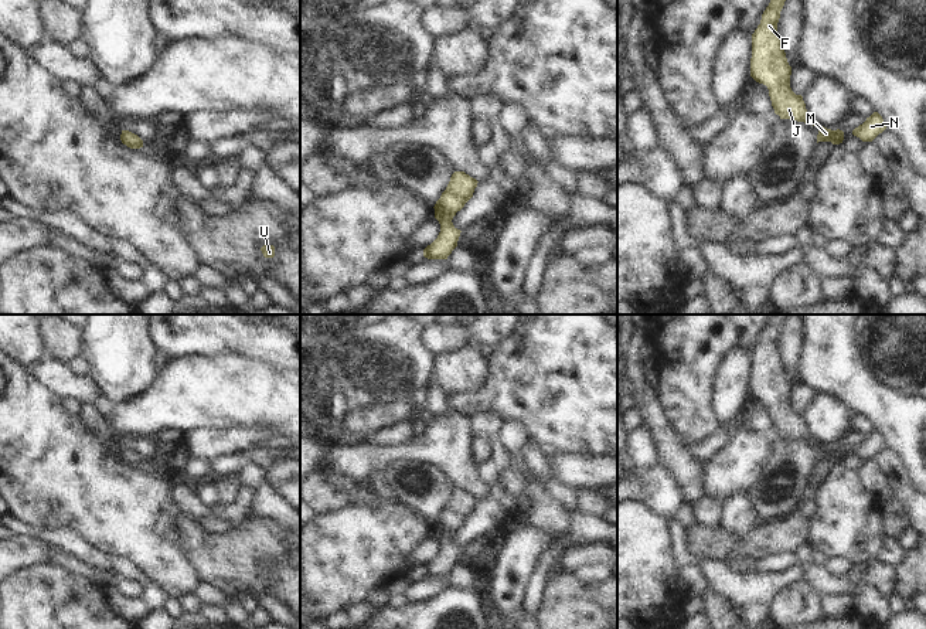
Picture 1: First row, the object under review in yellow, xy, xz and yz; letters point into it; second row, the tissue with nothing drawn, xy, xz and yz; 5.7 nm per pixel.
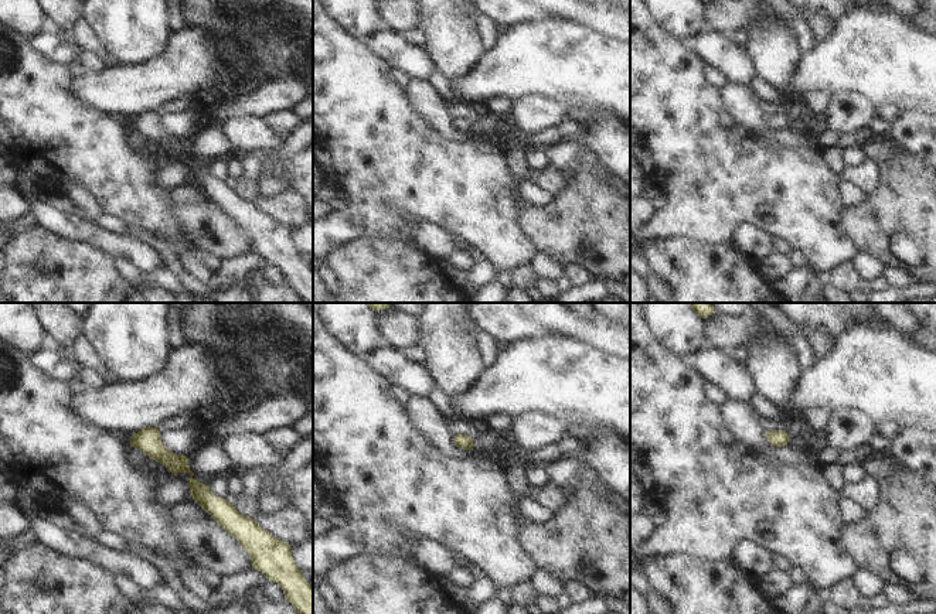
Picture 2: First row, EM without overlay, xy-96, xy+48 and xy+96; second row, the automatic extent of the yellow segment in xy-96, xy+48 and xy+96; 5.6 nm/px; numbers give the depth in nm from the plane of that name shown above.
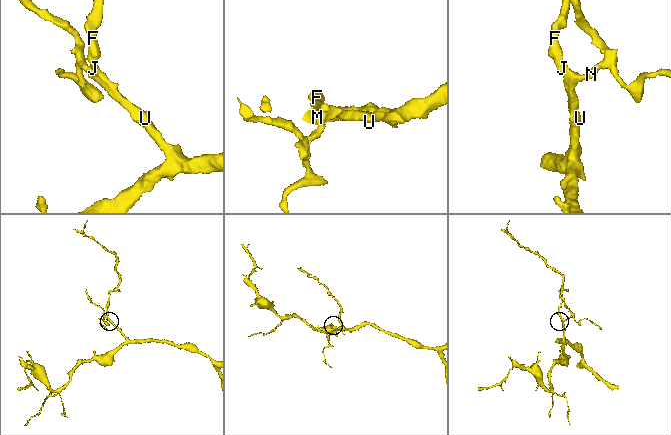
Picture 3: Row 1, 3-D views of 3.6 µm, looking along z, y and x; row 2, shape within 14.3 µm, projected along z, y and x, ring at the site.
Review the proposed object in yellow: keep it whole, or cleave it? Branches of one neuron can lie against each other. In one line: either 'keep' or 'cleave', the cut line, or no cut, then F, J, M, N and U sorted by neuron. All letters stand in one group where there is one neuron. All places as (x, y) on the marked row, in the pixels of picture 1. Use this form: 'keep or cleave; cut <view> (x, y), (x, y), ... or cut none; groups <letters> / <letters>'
keep; cut none; groups F J M N U

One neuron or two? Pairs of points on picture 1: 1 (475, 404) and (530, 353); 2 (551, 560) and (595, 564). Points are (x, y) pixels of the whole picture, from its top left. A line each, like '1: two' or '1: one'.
1: one
2: two

